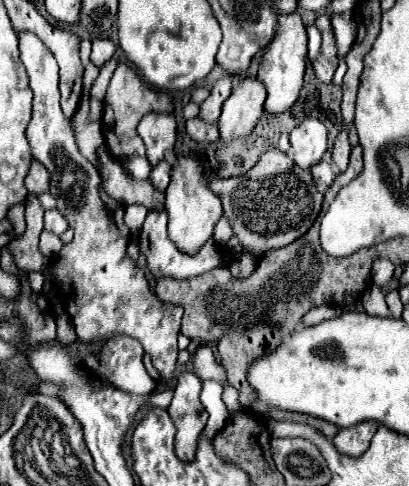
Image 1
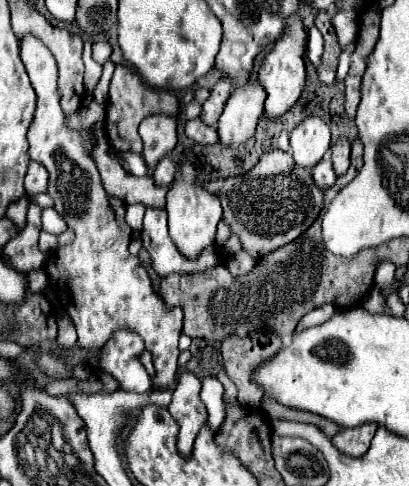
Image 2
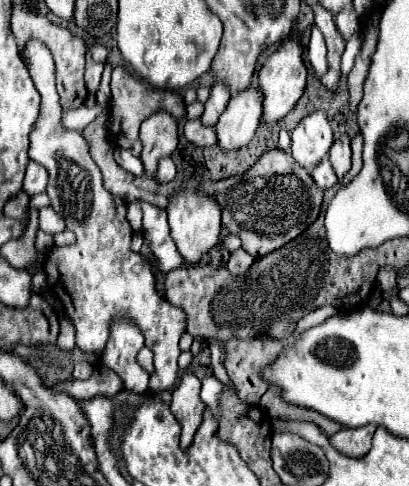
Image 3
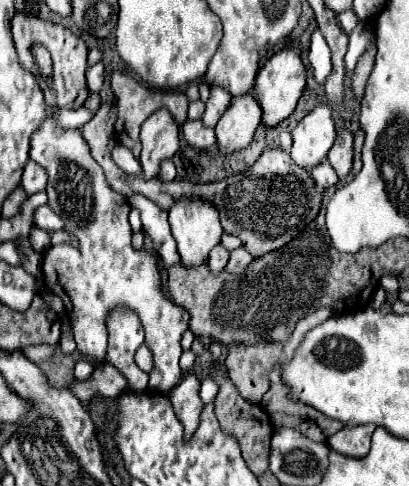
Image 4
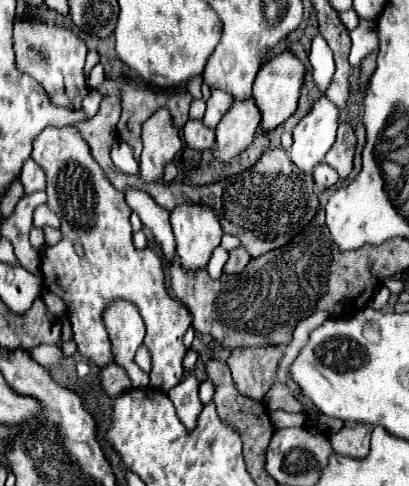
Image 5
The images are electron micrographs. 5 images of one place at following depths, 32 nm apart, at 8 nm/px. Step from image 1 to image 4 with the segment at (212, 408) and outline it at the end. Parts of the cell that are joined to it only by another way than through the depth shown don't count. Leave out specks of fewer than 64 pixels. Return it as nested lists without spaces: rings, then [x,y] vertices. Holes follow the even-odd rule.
[[[204,378],[204,380],[202,380],[202,388],[200,388],[199,391],[202,402],[204,402],[204,404],[214,404],[216,394],[218,394],[216,380],[214,380],[214,378]]]

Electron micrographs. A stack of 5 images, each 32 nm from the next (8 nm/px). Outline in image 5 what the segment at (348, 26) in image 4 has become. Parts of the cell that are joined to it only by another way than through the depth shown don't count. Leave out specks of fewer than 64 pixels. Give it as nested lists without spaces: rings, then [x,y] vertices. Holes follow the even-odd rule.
[[[354,10],[340,12],[340,20],[342,20],[342,24],[344,24],[344,28],[346,28],[348,32],[352,32],[352,30],[358,26],[358,22],[360,22],[360,18],[356,16],[356,12],[354,12]]]

